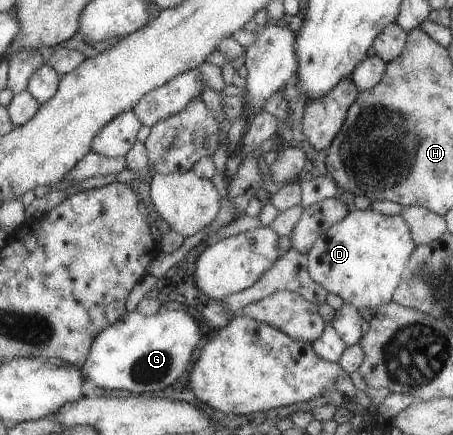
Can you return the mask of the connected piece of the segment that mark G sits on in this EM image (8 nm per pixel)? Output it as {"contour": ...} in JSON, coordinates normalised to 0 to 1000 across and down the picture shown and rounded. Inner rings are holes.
{"contour":[[[300,713],[276,720],[276,726],[260,736],[252,747],[238,749],[205,784],[201,809],[192,832],[179,846],[188,869],[205,874],[214,890],[232,894],[283,897],[298,908],[320,908],[342,899],[358,899],[360,892],[377,887],[391,878],[408,851],[417,846],[435,791],[448,777],[448,759],[439,740],[413,722],[413,717],[364,715],[360,722],[313,724]]]}

